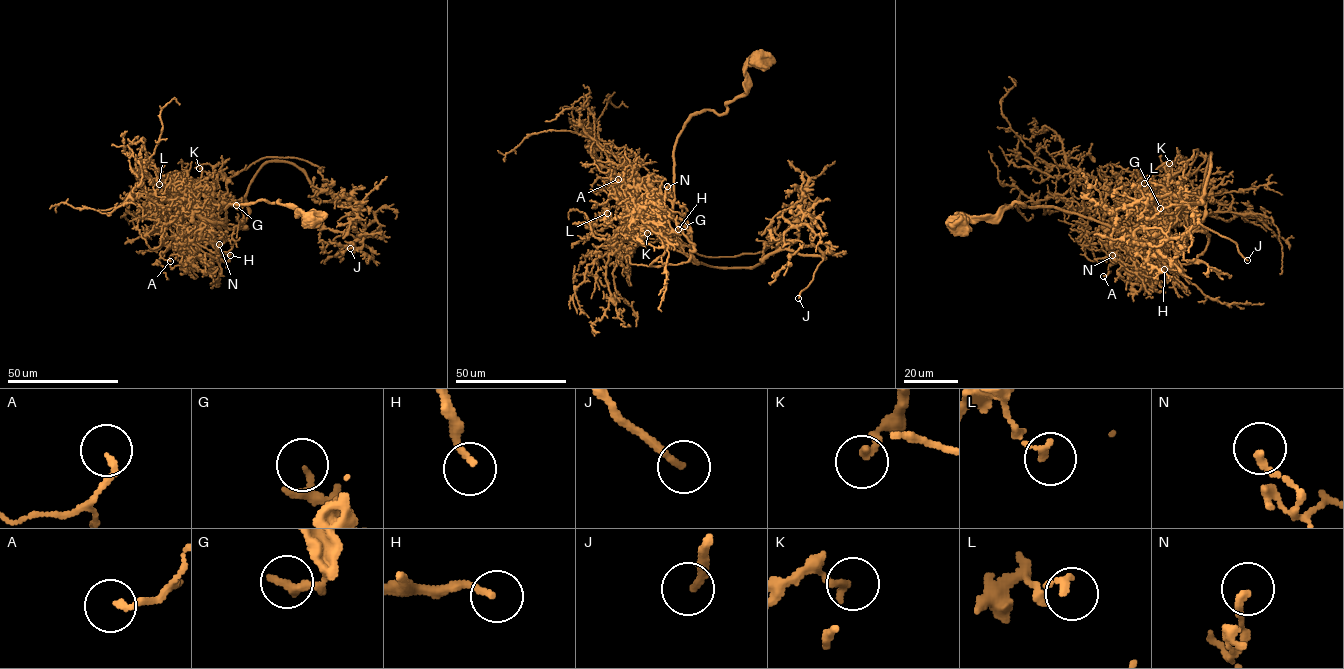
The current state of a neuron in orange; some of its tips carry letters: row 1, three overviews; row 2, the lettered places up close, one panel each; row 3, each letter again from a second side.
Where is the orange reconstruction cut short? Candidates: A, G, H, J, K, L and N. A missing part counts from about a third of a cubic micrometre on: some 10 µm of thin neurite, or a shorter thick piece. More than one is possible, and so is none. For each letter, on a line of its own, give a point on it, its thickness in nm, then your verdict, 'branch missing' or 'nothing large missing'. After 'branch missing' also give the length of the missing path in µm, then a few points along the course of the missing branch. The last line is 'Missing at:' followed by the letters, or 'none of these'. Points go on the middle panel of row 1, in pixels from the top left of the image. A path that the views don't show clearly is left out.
A: place (618, 179); calibre 160 nm; nothing large missing
G: place (684, 226); calibre 160 nm; nothing large missing
H: place (678, 229); calibre 160 nm; nothing large missing
J: place (798, 298); calibre 200 nm; branch missing; missing 10 µm
K: place (647, 233); calibre 240 nm; nothing large missing
L: place (607, 213); calibre 180 nm; nothing large missing
N: place (667, 186); calibre 200 nm; nothing large missing
Missing at: J

